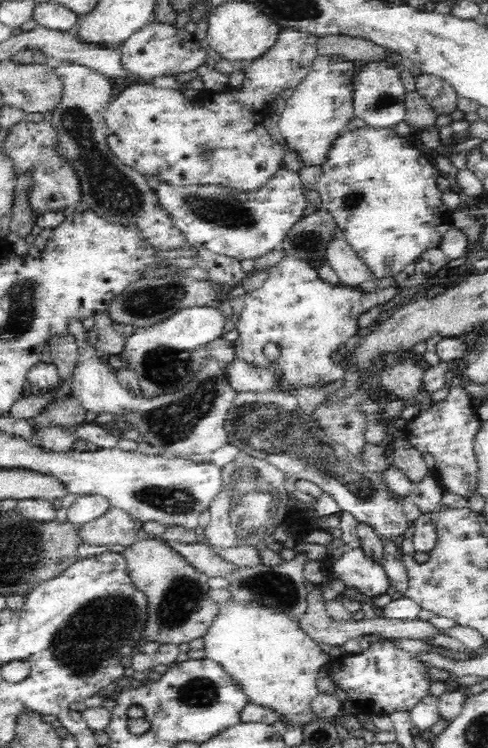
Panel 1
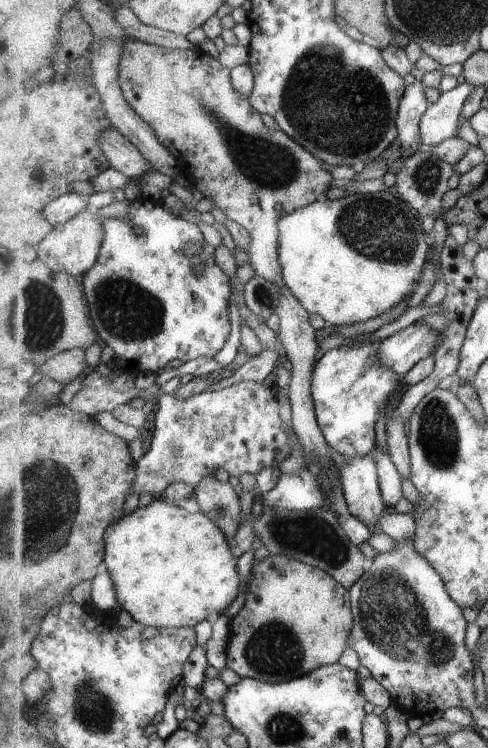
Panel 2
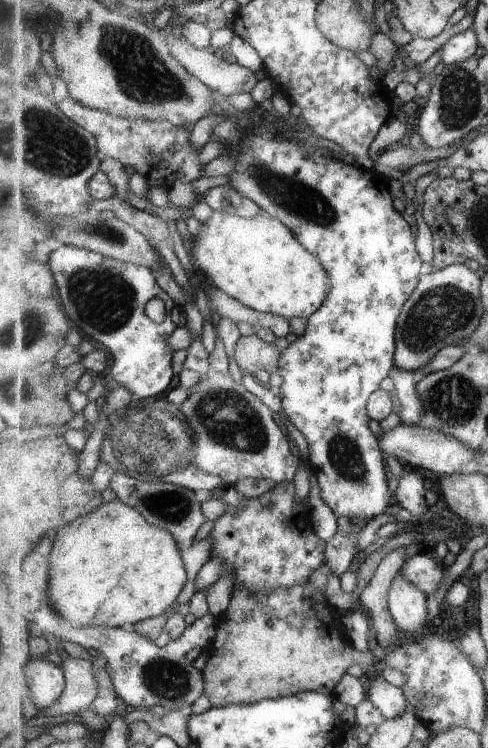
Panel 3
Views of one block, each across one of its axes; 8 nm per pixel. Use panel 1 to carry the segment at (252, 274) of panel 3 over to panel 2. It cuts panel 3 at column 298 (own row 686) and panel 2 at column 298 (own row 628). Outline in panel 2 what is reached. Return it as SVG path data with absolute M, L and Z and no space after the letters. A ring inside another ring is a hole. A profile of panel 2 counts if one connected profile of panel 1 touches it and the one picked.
M388 191L349 194L334 200L324 198L283 215L278 227L281 234L279 262L287 288L307 312L319 314L332 326L365 322L402 303L429 264L432 249L417 210Z

